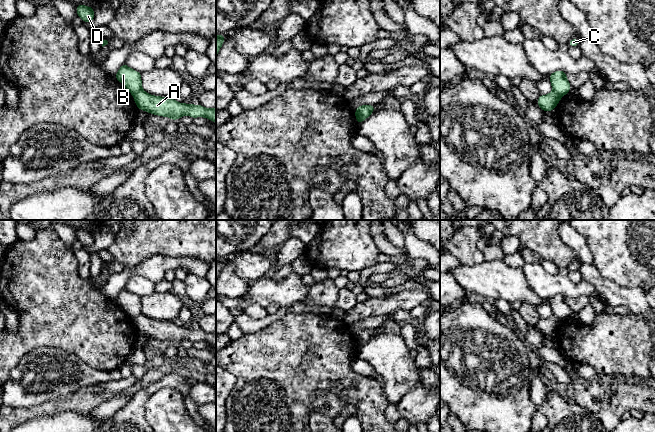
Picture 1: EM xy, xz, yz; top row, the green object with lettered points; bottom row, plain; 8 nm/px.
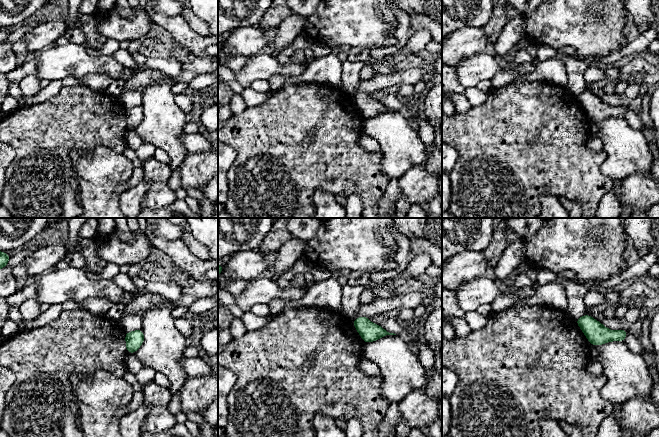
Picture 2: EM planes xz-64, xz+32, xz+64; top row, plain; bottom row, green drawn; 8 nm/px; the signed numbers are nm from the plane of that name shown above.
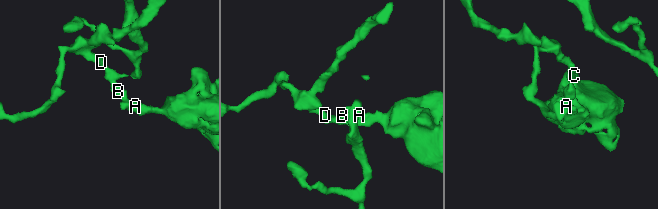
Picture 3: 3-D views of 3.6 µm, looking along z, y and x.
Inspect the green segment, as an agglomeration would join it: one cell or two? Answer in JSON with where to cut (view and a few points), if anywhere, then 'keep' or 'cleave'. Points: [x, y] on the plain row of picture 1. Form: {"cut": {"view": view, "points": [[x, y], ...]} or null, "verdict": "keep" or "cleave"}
{"cut": {"view": "xz", "points": [[356, 334], [365, 342]]}, "verdict": "cleave"}

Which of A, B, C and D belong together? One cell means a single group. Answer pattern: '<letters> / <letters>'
A / B C D

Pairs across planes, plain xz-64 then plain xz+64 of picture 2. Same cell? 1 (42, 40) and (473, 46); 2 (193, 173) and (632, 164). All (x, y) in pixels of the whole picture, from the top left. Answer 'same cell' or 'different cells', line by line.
1: same cell
2: different cells

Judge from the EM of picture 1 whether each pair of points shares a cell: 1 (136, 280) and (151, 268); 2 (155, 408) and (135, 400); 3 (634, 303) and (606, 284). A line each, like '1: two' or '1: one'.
1: two
2: two
3: one

